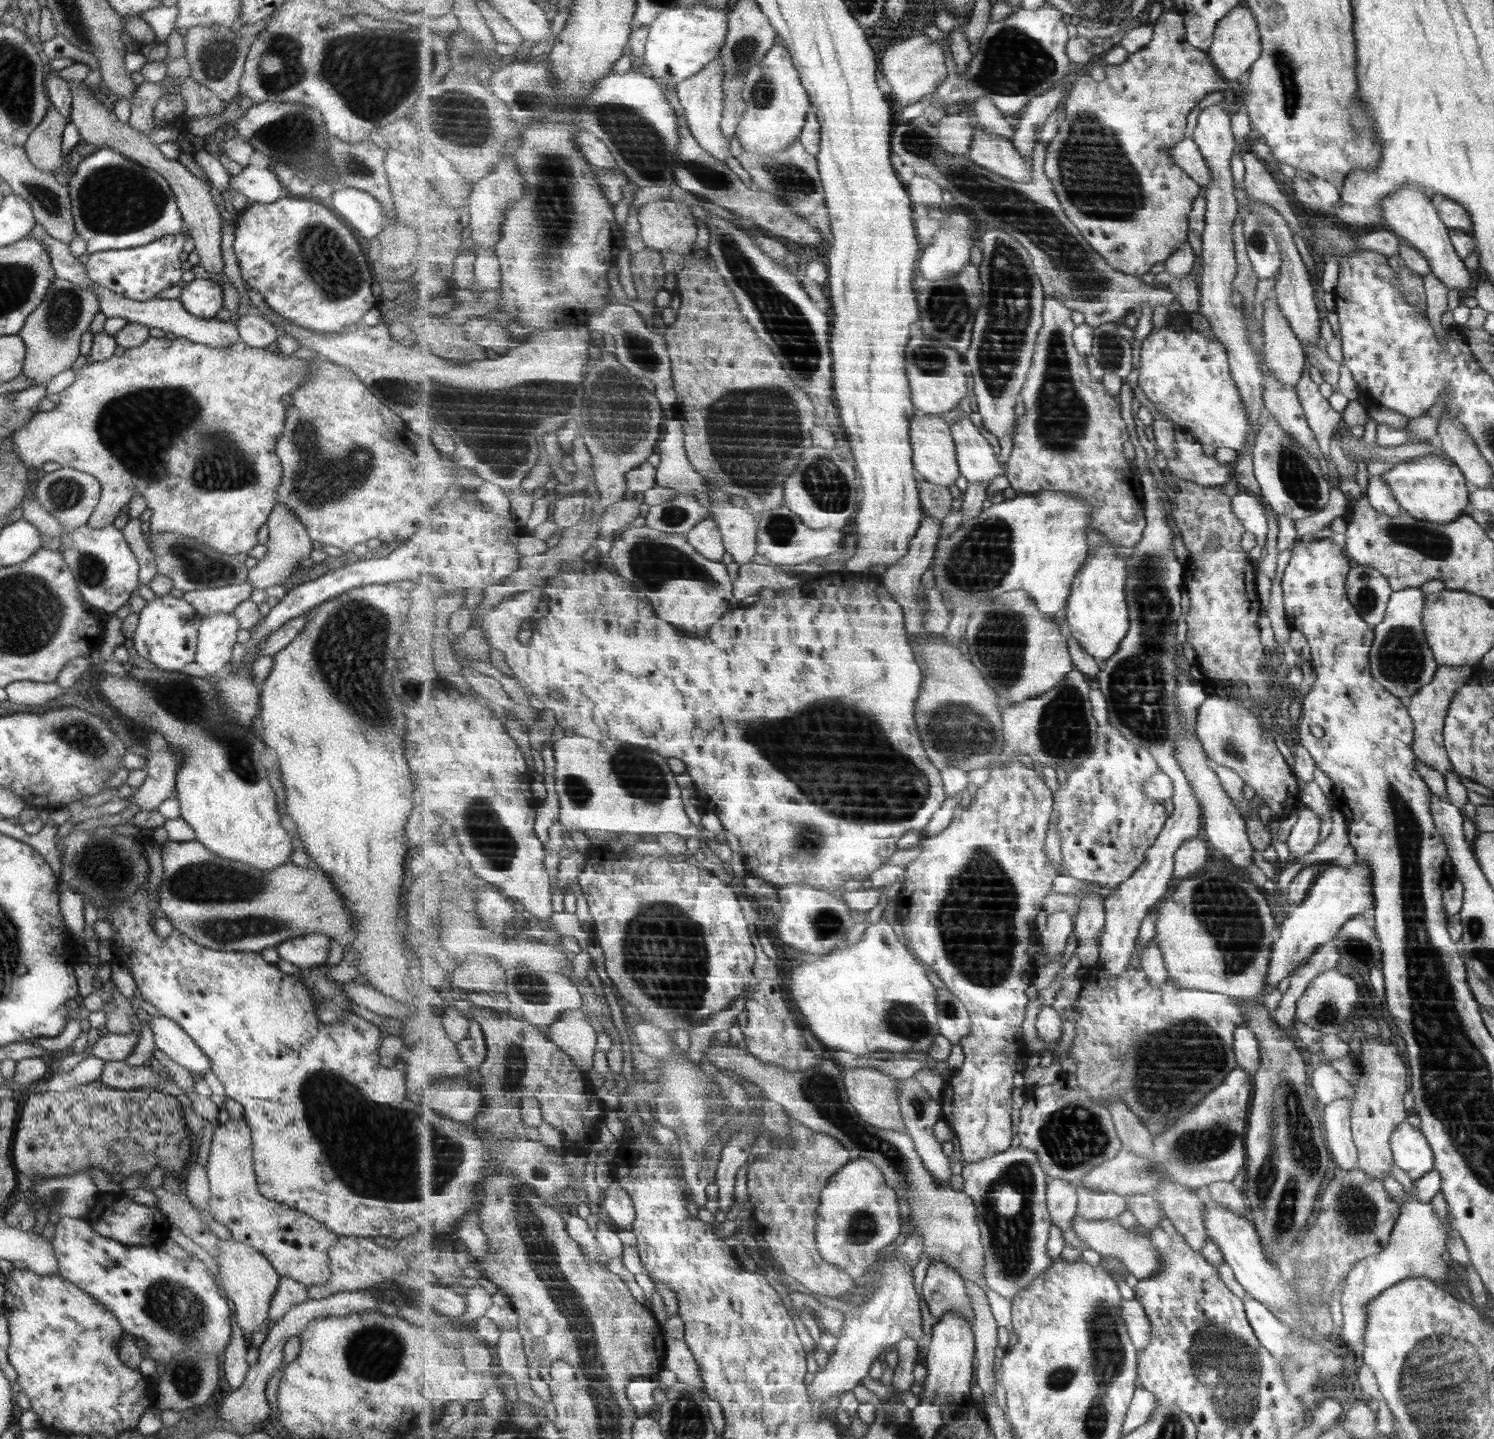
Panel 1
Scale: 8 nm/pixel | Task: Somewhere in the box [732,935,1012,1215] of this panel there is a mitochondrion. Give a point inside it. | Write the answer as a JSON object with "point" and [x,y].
{"point":[823,1091]}

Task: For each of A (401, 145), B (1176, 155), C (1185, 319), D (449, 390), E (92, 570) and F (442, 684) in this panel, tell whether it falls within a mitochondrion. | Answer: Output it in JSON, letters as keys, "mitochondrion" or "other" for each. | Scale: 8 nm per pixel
{"A":"other","B":"other","C":"other","D":"mitochondrion","E":"mitochondrion","F":"other"}

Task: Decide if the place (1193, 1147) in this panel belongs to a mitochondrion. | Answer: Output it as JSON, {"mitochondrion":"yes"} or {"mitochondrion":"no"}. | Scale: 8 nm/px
{"mitochondrion":"yes"}

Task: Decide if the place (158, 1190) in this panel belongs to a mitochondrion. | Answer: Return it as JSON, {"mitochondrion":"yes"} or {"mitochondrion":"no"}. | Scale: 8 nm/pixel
{"mitochondrion":"no"}

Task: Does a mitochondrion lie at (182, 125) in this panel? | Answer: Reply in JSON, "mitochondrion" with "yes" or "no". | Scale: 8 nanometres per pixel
{"mitochondrion":"no"}

